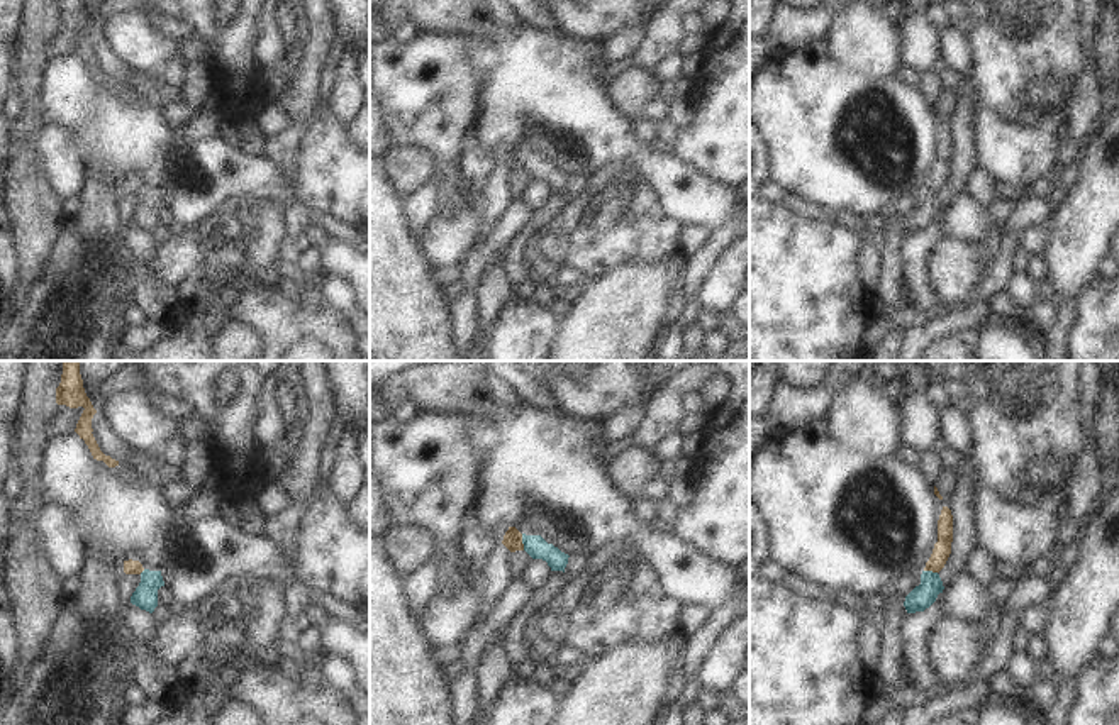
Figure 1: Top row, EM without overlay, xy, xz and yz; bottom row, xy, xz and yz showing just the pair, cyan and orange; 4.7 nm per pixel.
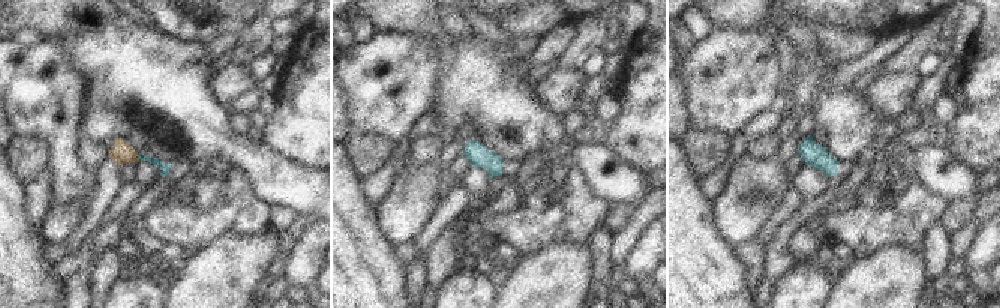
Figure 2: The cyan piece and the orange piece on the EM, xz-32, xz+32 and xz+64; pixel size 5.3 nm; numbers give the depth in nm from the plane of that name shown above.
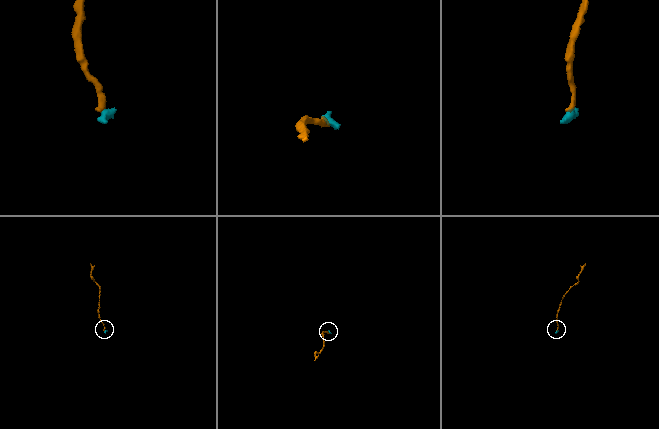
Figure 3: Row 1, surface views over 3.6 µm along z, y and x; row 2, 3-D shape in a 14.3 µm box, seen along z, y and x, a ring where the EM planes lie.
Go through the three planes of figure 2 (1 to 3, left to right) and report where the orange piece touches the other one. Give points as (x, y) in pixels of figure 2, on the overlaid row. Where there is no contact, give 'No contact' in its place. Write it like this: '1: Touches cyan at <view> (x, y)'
1: Touches cyan at xz-32 (138, 157)
2: No contact
3: No contact.

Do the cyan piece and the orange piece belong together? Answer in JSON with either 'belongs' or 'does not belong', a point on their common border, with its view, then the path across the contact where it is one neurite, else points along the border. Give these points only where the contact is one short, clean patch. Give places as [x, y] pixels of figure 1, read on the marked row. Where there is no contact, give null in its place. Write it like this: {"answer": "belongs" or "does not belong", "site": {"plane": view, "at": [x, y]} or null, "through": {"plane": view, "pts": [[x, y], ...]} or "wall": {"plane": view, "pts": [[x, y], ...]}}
{"answer": "does not belong", "site": {"plane": "xz", "at": [523, 542]}, "wall": {"plane": "xz", "pts": [[521, 534], [524, 549]]}}

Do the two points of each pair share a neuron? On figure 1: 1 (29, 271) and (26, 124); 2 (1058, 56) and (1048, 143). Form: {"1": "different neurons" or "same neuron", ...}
{"1": "same neuron", "2": "different neurons"}

